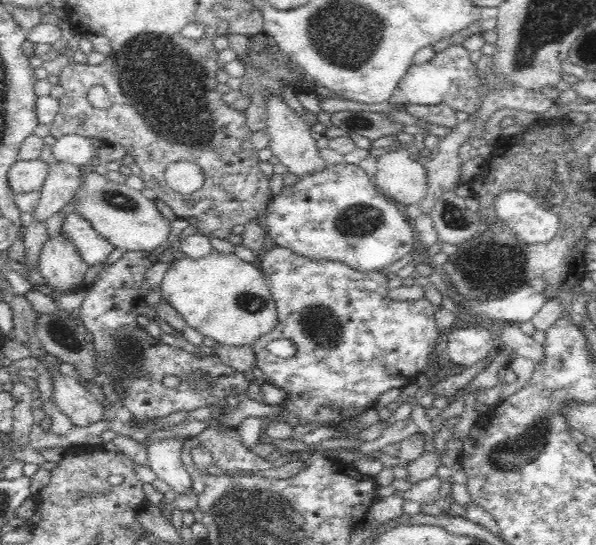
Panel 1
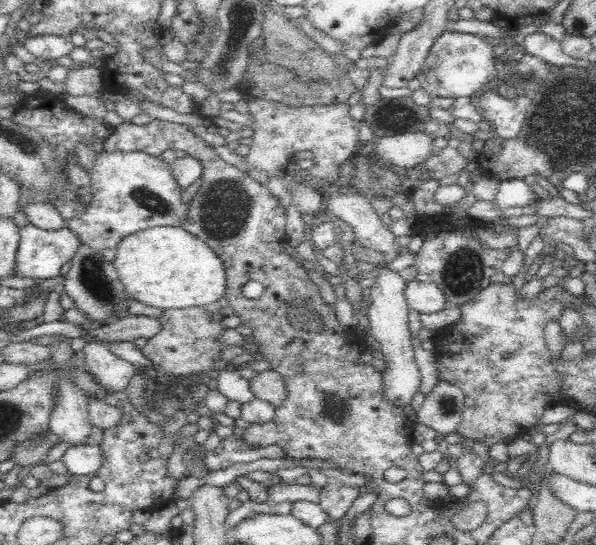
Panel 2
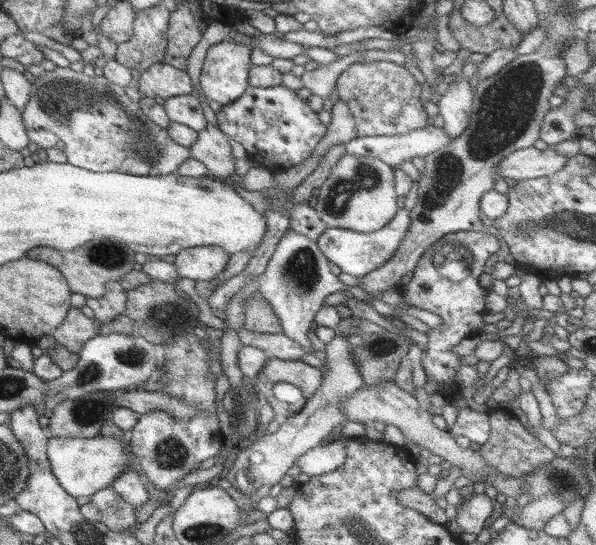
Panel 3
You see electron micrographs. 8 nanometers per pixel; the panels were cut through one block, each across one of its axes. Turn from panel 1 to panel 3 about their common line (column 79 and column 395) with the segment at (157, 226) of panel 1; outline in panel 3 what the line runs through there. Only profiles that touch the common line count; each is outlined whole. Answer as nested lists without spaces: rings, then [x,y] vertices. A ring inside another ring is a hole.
[[[345,153],[317,187],[319,193],[313,210],[326,228],[341,227],[361,234],[381,229],[398,211],[393,177],[393,168],[388,164],[370,156]]]

